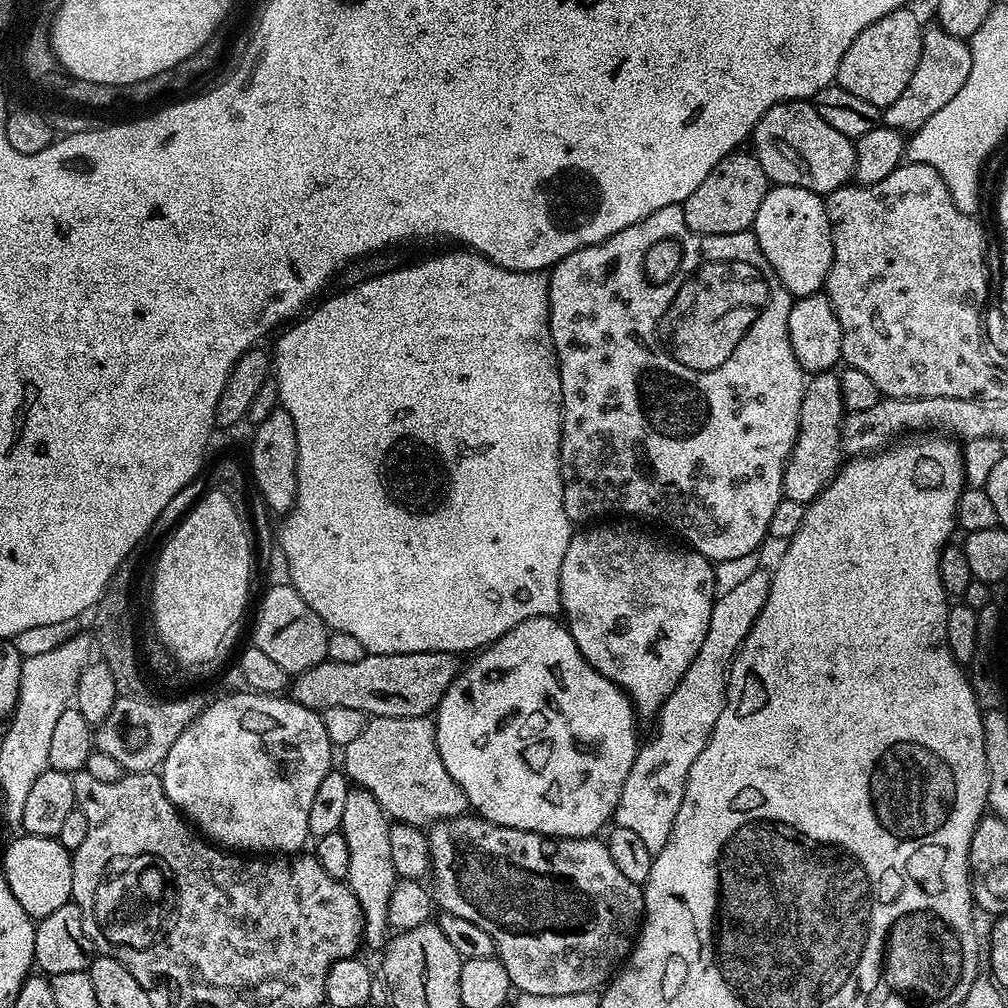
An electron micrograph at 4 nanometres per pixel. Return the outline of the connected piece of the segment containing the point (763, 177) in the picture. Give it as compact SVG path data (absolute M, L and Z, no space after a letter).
M748 150L744 151L729 151L728 156L722 158L722 162L718 162L718 166L714 166L714 170L706 174L706 178L702 178L698 190L694 190L694 194L690 194L690 198L684 200L682 205L684 221L690 231L695 232L697 236L721 236L722 234L746 232L755 225L758 206L762 206L762 198L766 198L770 181L753 153Z

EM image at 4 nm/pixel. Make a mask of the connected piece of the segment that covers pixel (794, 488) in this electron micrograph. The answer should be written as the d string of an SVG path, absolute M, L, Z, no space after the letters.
M835 371L815 373L804 385L798 438L784 467L782 486L785 500L802 502L807 506L836 477L842 467L840 428L845 415L839 375Z

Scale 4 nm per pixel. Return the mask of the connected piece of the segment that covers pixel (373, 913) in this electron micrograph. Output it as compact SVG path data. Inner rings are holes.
M349 789L346 796L345 813L342 814L340 831L349 847L350 865L347 885L360 904L360 917L364 920L362 940L376 950L383 949L390 936L388 910L390 894L396 885L397 875L393 869L390 834L391 821L378 802L364 789Z

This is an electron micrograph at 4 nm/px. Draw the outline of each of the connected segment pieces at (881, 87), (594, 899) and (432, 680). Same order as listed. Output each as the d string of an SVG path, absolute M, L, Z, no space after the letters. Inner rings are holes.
M911 7L899 8L886 14L886 18L878 18L878 22L866 26L866 30L850 42L850 50L842 54L835 83L865 102L874 102L874 106L882 110L888 108L894 98L906 90L906 82L910 82L914 66L918 66L918 58L922 54L924 28L912 11Z
M475 814L439 820L427 829L426 835L432 859L430 876L431 879L436 879L435 903L443 911L454 914L458 918L467 918L469 922L474 922L474 926L478 926L482 930L486 930L486 934L490 934L490 938L496 943L496 956L502 962L502 966L506 966L506 974L517 993L526 996L565 996L566 994L590 992L607 985L617 969L627 960L642 923L644 893L637 884L630 882L630 878L624 877L618 871L618 866L614 866L614 862L610 858L610 850L603 839L587 836L574 840L557 840L550 836L539 836L526 830L498 826Z
M419 652L418 654L367 654L361 661L323 660L318 666L299 673L291 681L291 699L302 706L323 710L346 706L363 712L368 718L418 718L435 713L446 690L462 671L461 657L455 652Z

